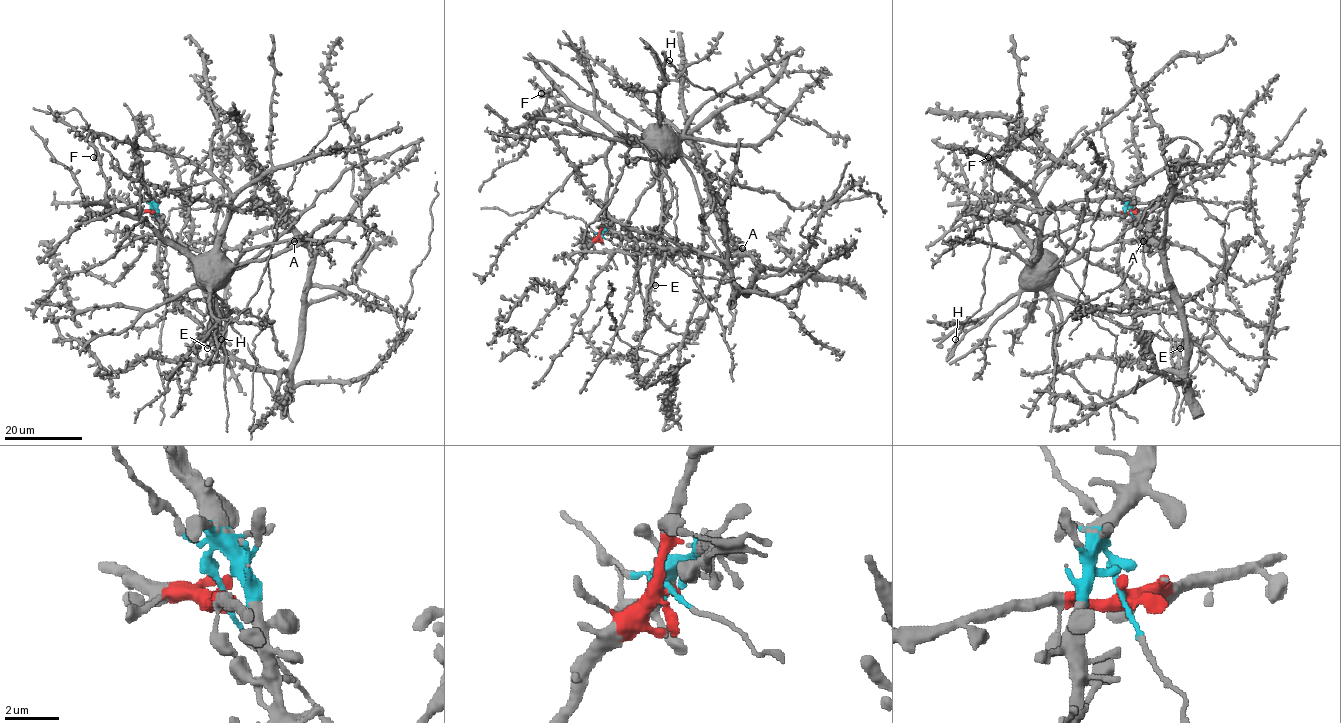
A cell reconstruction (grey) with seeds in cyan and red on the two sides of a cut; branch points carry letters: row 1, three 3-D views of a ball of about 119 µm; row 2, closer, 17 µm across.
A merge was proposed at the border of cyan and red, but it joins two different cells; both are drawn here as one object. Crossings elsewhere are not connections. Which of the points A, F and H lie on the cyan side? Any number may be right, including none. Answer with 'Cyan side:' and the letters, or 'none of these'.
Cyan side: A

